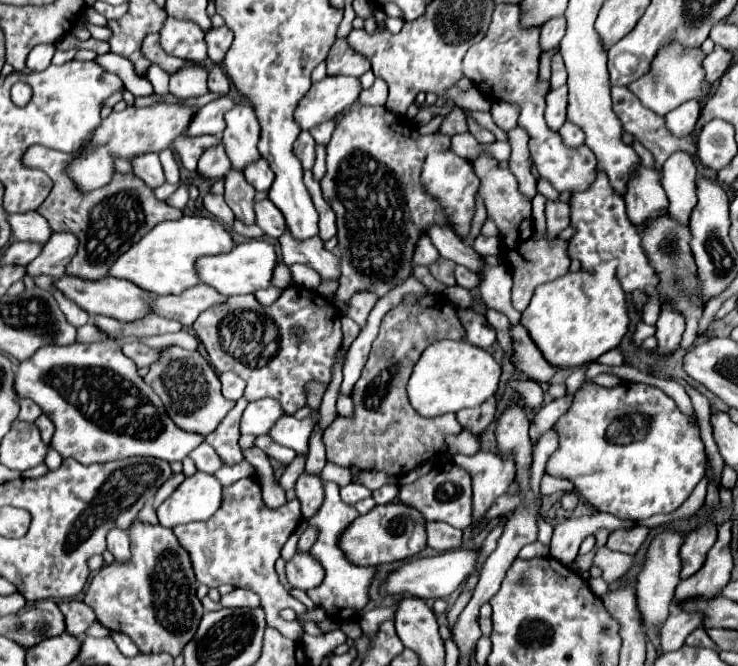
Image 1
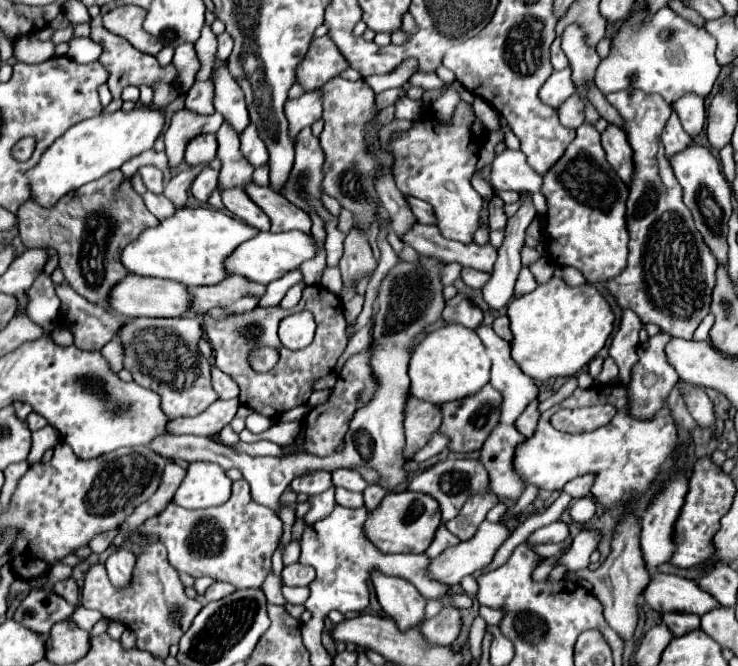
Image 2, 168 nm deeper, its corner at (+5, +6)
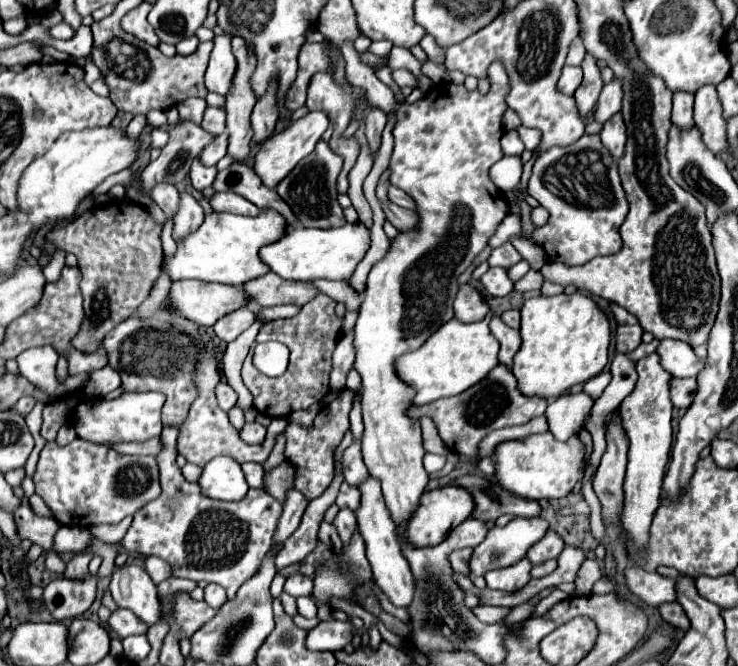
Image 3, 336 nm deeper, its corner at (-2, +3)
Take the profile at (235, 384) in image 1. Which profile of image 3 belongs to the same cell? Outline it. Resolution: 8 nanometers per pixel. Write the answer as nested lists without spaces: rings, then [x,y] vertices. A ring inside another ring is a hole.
[[[221,381],[217,385],[217,403],[223,411],[229,411],[237,403],[237,393],[231,389],[231,385],[227,381]]]

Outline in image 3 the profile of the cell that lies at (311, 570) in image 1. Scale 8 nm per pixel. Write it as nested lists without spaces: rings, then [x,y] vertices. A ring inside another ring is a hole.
[[[289,575],[285,581],[285,593],[291,597],[301,597],[301,595],[311,595],[313,593],[313,581],[305,575]]]

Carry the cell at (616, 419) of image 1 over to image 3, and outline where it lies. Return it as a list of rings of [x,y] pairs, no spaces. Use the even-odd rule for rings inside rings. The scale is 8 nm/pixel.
[[[551,433],[533,435],[519,441],[505,441],[495,447],[491,459],[495,465],[497,483],[525,499],[559,499],[565,497],[583,477],[583,443],[571,437],[567,443],[557,441]]]

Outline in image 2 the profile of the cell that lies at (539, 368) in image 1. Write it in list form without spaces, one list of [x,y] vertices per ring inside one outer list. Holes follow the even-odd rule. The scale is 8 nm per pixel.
[[[498,316],[498,318],[494,320],[492,328],[494,328],[494,332],[496,332],[502,340],[506,340],[506,342],[512,344],[512,332],[510,332],[510,320],[508,320],[508,316]]]

